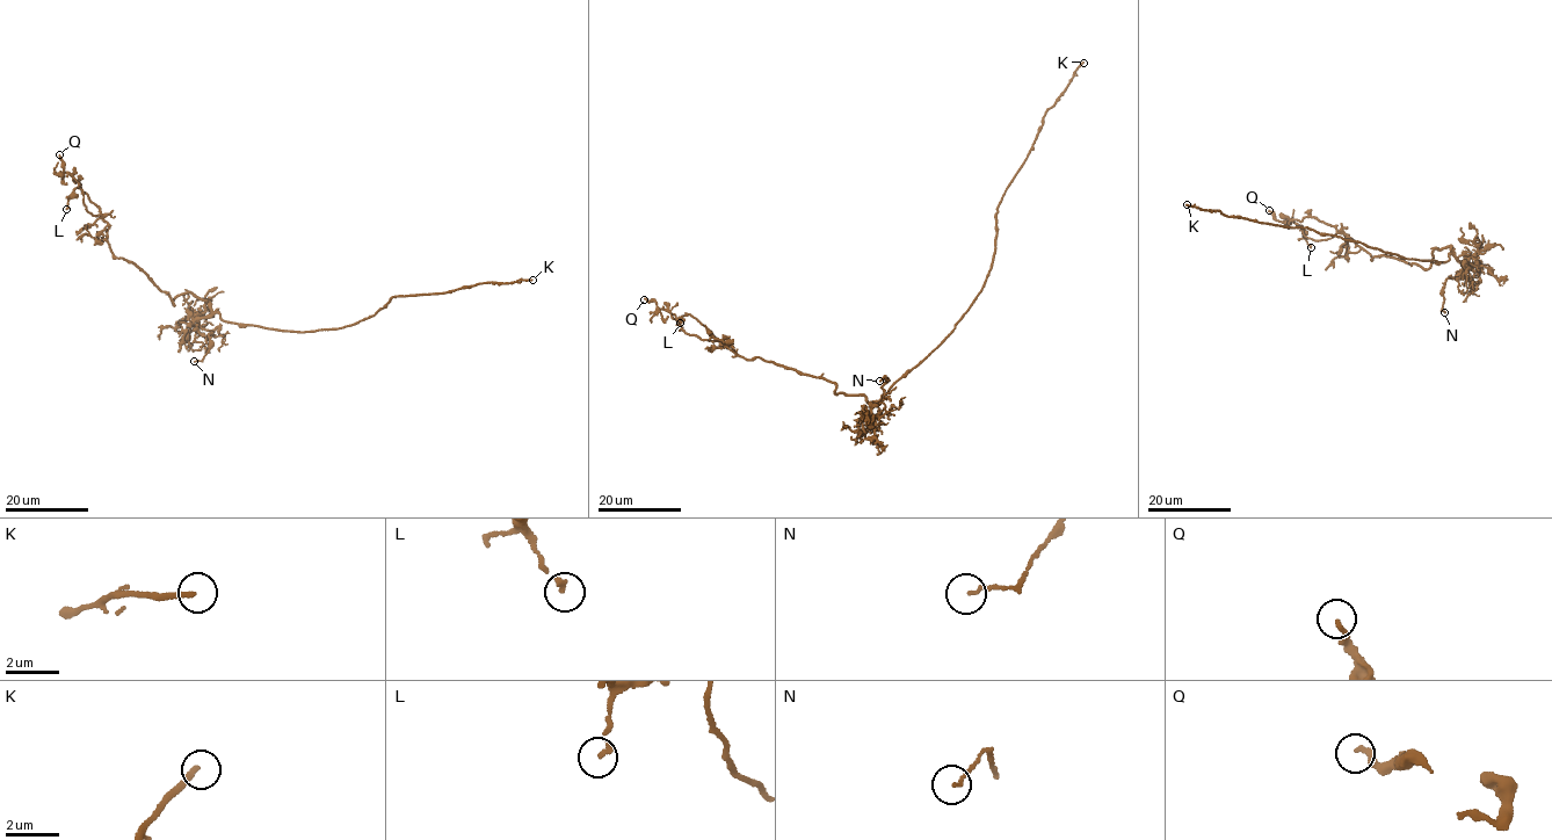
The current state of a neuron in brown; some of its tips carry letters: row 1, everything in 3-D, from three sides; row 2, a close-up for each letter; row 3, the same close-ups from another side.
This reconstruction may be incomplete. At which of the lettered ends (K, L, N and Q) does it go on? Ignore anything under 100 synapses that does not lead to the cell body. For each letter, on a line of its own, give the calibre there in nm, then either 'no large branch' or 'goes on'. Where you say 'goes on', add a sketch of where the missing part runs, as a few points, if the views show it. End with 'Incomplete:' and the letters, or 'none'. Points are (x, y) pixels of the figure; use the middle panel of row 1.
K: 200 nm | goes on
L: 160 nm | no large branch
N: 110 nm | no large branch
Q: 190 nm | no large branch
Incomplete: K

